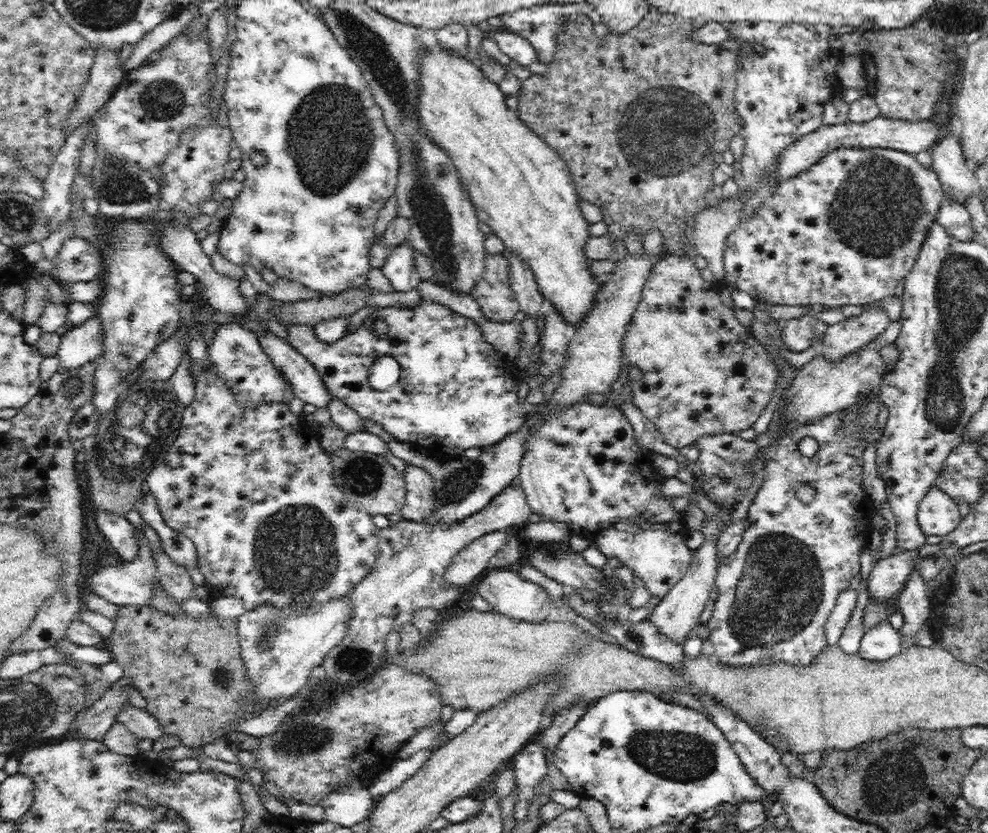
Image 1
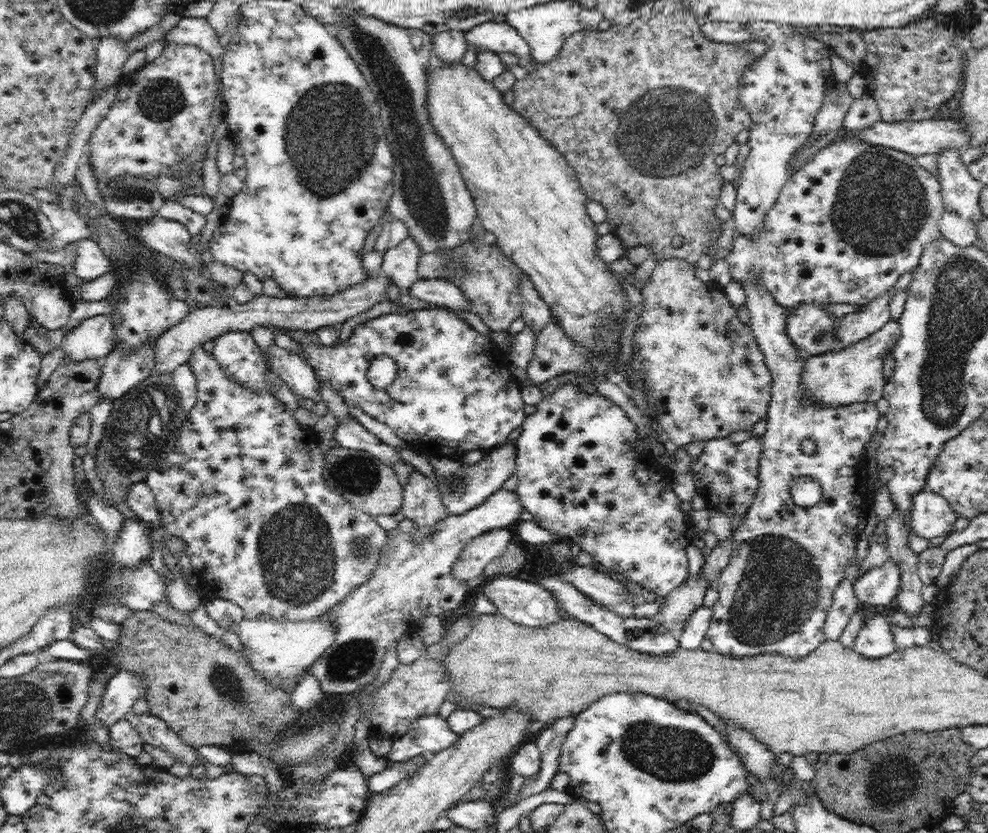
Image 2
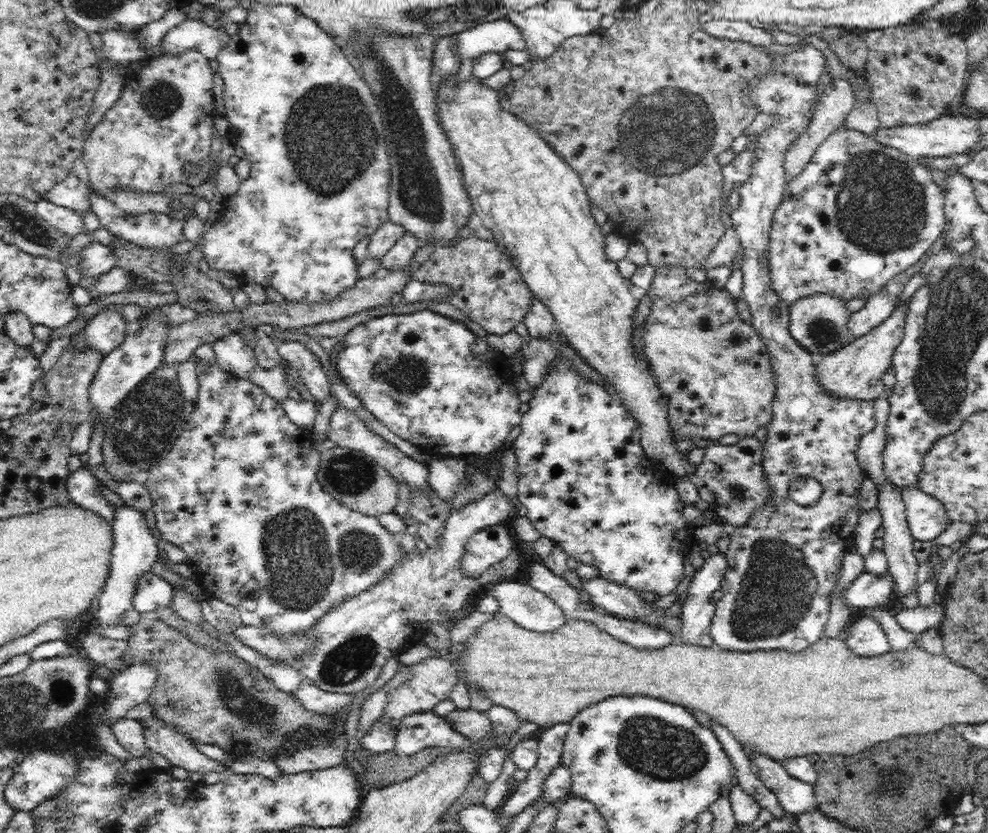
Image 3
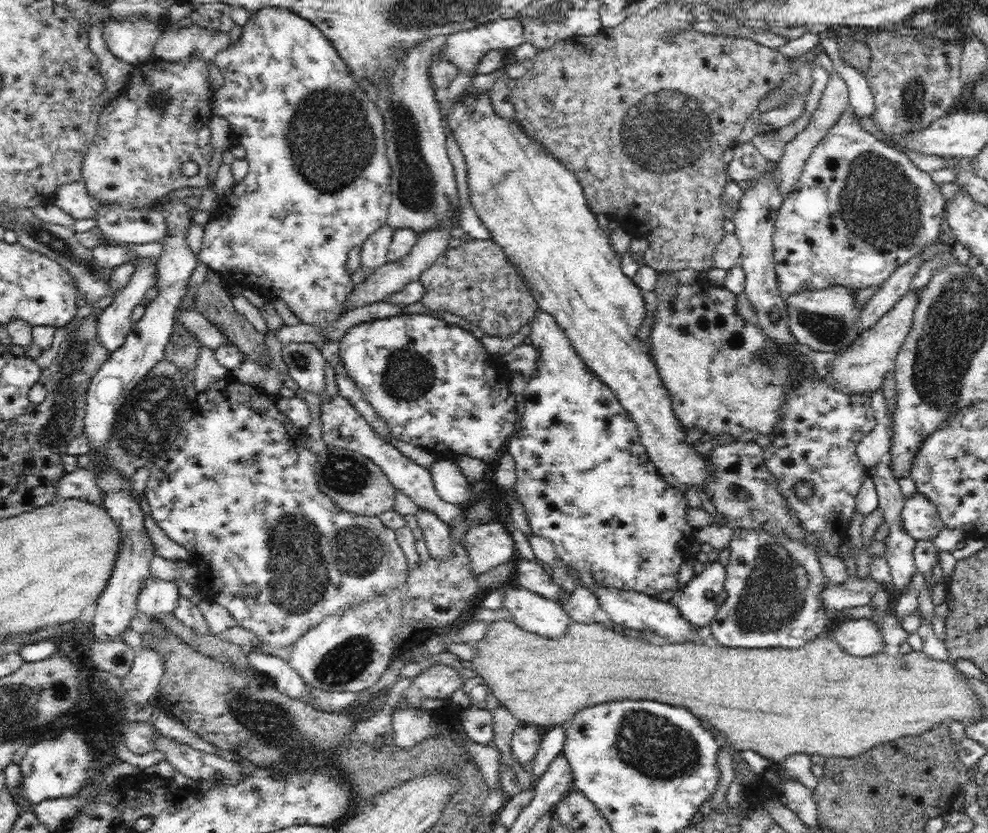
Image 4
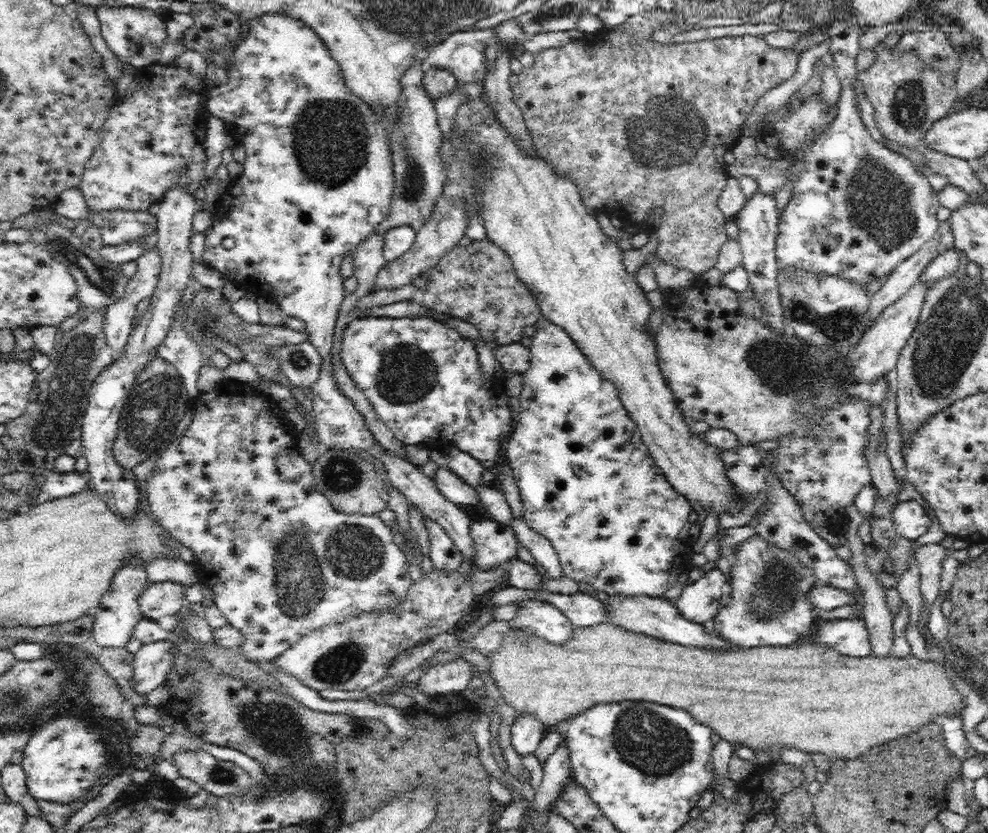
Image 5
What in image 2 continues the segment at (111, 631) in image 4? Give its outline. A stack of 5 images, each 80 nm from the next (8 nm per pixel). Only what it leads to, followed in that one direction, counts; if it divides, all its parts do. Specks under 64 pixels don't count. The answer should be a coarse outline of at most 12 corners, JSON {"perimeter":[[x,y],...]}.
{"perimeter":[[130,520],[110,549],[118,564],[151,554],[150,532]]}

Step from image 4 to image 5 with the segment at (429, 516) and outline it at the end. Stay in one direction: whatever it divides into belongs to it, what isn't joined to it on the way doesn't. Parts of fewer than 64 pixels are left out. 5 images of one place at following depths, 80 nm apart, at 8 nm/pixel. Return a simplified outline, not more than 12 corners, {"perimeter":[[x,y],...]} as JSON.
{"perimeter":[[422,513],[429,558],[438,568],[456,568],[459,556],[446,529]]}

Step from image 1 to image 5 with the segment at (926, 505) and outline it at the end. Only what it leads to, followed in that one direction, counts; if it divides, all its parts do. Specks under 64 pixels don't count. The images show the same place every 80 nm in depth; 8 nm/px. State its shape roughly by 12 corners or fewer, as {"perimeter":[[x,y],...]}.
{"perimeter":[[901,502],[891,517],[897,534],[914,541],[928,534],[930,510]]}

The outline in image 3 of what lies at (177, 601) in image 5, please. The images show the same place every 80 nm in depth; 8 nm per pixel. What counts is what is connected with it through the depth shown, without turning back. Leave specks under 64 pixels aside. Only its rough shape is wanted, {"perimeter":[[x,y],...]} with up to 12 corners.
{"perimeter":[[150,570],[134,580],[131,608],[169,606],[172,585]]}

